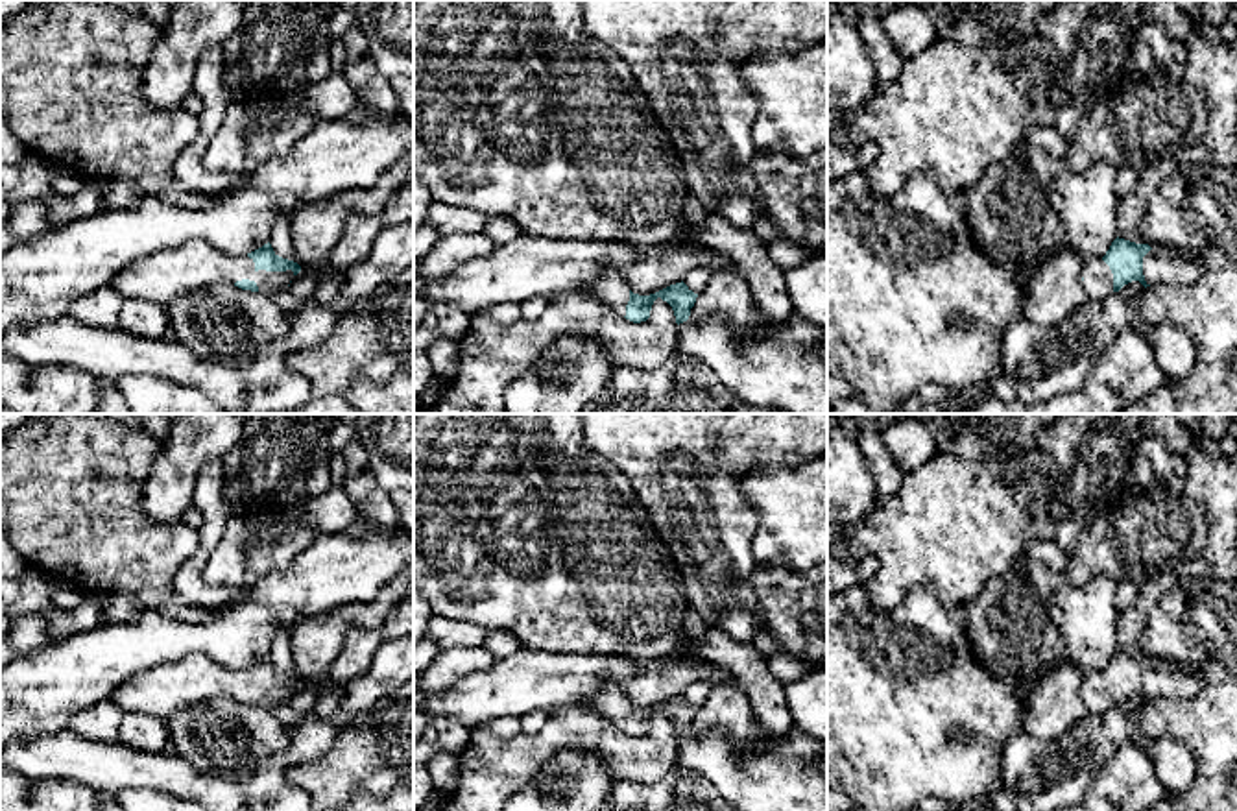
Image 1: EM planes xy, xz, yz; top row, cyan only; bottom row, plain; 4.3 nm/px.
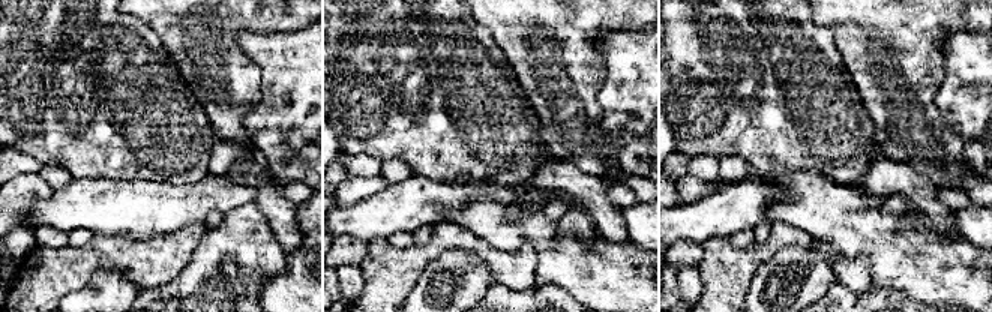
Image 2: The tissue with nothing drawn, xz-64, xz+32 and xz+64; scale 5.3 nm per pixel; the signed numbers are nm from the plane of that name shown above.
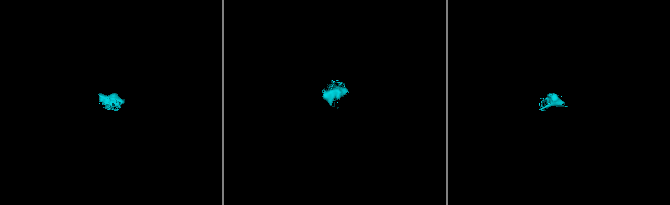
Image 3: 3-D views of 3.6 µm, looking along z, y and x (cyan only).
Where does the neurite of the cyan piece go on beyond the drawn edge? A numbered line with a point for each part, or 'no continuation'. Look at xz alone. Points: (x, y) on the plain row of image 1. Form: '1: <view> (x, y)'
1: xz (612, 702)
2: xz (783, 773)

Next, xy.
1: xy (165, 689)

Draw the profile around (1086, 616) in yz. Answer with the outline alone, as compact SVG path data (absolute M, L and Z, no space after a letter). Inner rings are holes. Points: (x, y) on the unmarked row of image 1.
M1097 575L1086 584L1065 584L1052 599L1054 623L1069 663L1084 674L1104 671L1119 643L1117 584Z

